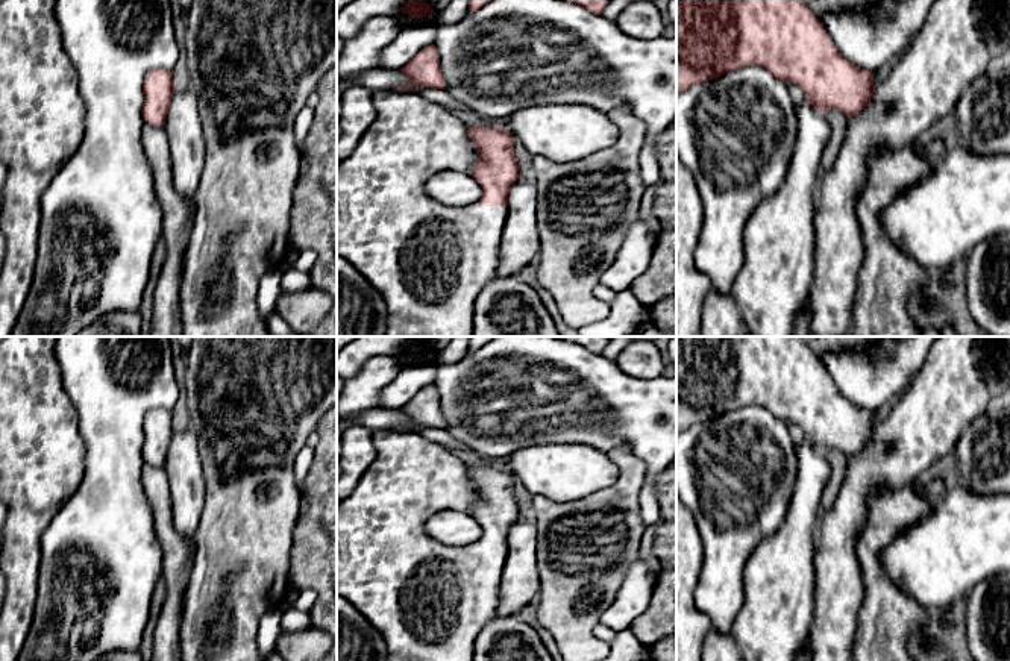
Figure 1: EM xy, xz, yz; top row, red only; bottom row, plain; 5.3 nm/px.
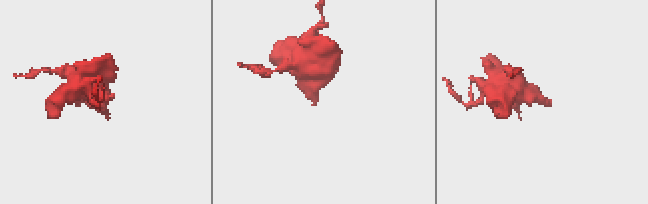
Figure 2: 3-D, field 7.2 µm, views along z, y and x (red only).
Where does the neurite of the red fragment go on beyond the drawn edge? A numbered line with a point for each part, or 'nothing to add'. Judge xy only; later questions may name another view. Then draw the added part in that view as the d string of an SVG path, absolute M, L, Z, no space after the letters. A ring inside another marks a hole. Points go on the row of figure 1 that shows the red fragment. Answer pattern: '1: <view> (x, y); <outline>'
1: xy (178, 213); M144 121L141 143L152 167L155 194L162 208L162 237L167 246L167 256L153 294L150 337L182 337L183 253L196 208L174 188L168 138L164 127Z

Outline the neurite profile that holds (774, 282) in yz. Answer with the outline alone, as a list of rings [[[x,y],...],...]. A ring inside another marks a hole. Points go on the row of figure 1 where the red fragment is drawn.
[[[804,102],[796,105],[796,138],[792,161],[779,190],[749,215],[743,232],[743,262],[731,294],[751,337],[792,337],[795,320],[808,300],[814,271],[817,179],[831,127],[823,112]]]

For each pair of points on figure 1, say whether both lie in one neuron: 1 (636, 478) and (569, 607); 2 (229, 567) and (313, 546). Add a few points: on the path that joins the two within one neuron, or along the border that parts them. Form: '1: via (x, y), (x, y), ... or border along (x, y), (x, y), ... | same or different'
1: via (604, 510), (602, 531), (583, 551), (581, 575) | same
2: border along (299, 517), (293, 531), (290, 585) | different

